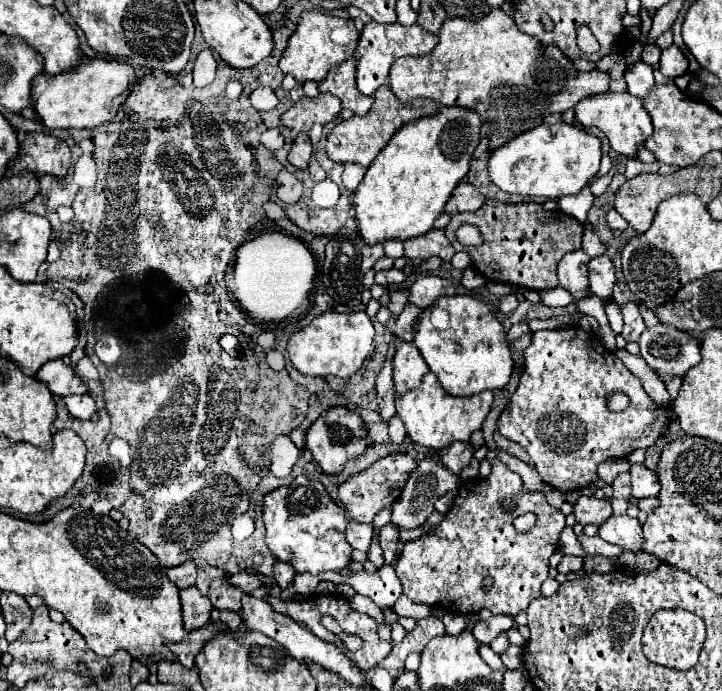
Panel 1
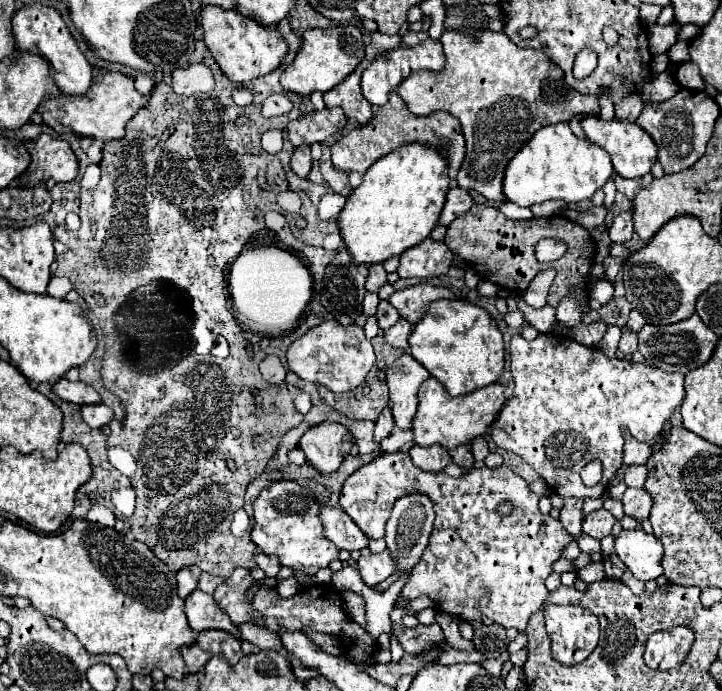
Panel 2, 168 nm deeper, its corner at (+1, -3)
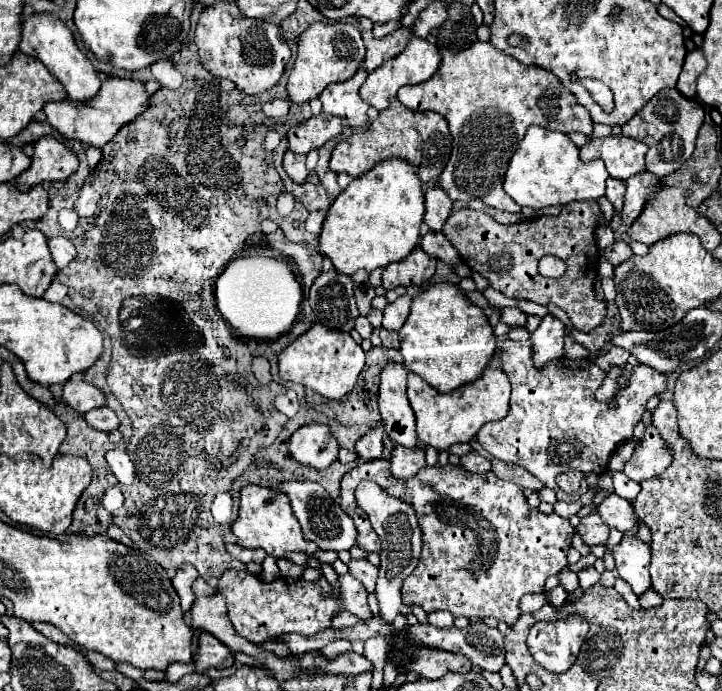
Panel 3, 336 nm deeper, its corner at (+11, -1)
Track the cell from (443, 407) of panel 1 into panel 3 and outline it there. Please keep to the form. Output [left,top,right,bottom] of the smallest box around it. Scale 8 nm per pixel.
[408,368,510,450]

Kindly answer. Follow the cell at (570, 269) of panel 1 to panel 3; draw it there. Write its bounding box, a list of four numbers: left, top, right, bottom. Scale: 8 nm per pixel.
[530,316,564,370]

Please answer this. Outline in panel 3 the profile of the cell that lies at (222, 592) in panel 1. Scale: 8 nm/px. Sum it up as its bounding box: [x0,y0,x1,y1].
[218,570,372,644]

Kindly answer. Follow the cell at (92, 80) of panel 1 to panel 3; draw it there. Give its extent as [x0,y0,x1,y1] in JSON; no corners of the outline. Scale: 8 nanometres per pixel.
[44,78,150,148]

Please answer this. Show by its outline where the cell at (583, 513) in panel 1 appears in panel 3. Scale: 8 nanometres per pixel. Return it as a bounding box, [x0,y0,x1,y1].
[578,512,608,546]

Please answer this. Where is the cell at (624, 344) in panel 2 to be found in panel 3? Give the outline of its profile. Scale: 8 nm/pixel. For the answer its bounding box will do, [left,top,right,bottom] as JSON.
[596,346,630,372]

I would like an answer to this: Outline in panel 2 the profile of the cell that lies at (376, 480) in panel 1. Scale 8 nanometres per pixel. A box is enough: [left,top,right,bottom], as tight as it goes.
[340,452,572,632]

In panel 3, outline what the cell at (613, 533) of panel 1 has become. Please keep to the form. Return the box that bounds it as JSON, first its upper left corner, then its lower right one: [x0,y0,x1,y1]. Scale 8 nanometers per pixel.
[612,536,650,596]

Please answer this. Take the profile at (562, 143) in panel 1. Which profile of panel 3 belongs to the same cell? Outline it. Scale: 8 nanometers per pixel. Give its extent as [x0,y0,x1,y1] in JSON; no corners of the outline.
[504,126,606,210]

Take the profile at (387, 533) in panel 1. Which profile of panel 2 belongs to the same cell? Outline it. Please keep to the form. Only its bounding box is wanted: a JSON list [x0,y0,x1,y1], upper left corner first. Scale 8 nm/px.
[358,550,396,586]

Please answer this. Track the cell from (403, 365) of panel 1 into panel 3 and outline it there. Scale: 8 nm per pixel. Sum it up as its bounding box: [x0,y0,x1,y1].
[378,362,416,448]

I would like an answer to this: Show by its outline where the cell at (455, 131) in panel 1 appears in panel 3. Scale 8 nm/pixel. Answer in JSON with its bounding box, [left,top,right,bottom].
[318,158,424,276]

